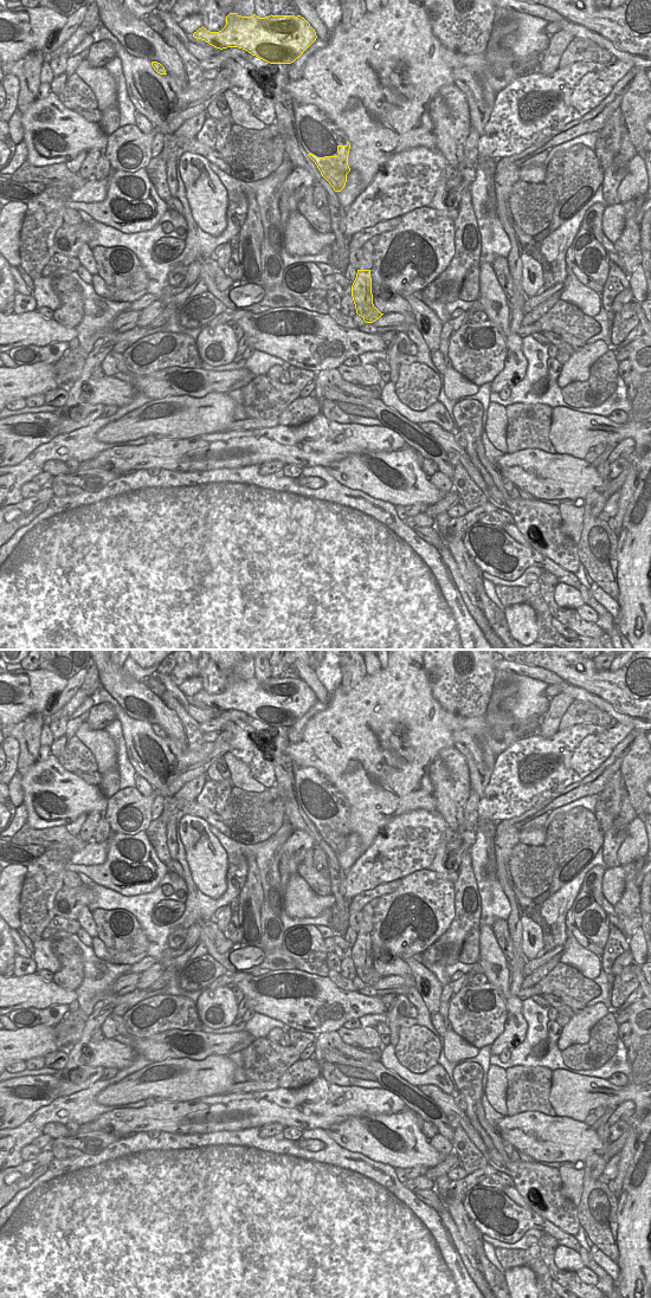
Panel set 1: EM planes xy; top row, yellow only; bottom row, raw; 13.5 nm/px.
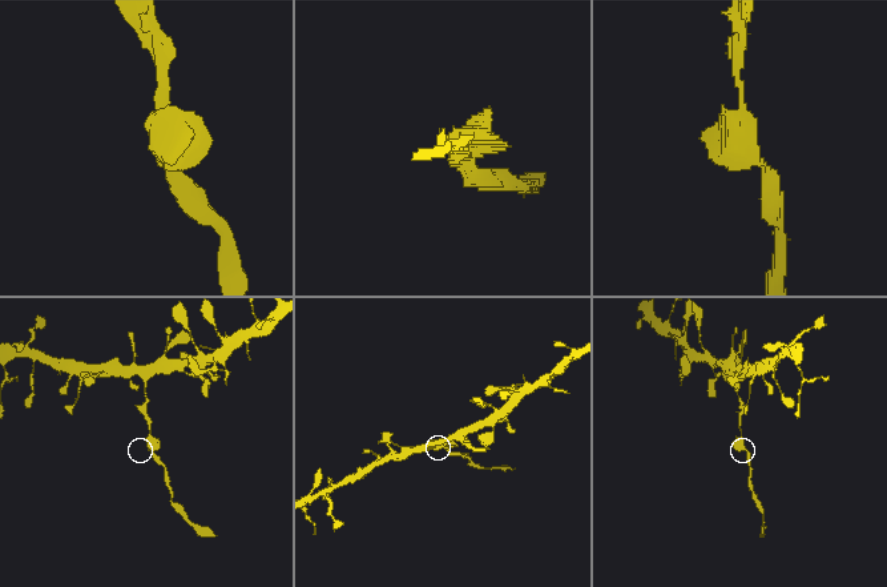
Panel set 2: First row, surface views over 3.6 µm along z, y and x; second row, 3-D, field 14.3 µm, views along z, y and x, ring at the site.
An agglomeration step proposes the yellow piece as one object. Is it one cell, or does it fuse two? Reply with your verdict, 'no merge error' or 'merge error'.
merge error

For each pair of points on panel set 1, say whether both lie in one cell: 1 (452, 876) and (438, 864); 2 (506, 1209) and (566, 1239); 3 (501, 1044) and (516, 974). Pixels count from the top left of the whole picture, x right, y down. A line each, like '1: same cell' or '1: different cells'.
1: same cell
2: same cell
3: different cells

